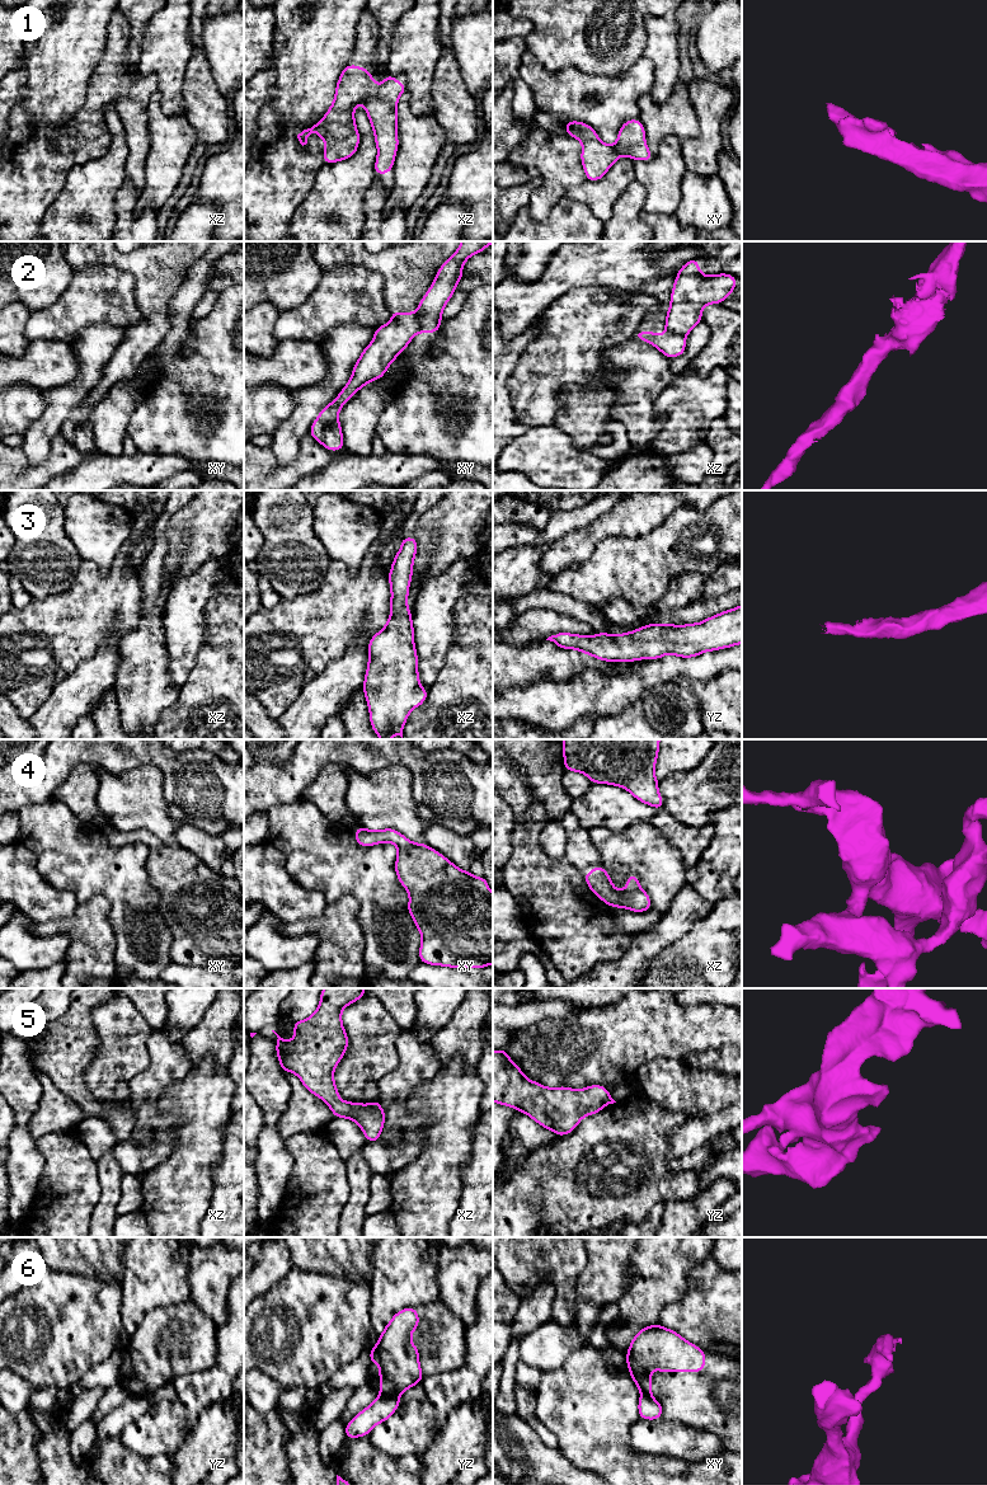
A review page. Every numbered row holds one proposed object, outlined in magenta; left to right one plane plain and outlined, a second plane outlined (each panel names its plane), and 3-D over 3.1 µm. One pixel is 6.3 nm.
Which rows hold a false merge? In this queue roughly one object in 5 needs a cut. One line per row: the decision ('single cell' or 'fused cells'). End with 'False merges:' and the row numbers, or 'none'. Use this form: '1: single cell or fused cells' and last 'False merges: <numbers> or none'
1: single cell
2: fused cells
3: single cell
4: single cell
5: single cell
6: fused cells
False merges: 2, 6

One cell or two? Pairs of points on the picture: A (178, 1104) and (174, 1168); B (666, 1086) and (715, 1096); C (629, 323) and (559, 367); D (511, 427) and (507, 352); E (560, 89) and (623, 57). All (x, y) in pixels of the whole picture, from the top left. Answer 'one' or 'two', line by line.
A: one
B: one
C: one
D: one
E: two

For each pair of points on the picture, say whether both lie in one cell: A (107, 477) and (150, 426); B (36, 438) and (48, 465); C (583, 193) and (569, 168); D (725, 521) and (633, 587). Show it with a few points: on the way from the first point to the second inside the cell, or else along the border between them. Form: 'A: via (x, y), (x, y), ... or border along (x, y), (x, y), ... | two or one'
A: border along (139, 450), (146, 454), (168, 454) | two
B: border along (59, 433), (42, 463), (28, 463) | two
C: border along (587, 181), (572, 184), (565, 194) | two
D: via (704, 537), (656, 564) | one

